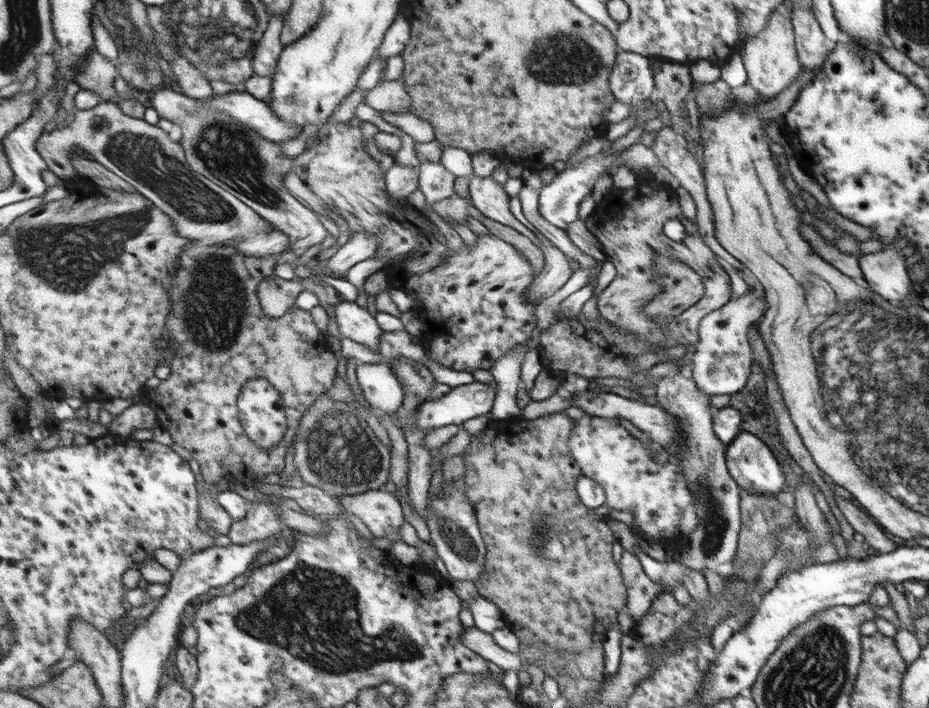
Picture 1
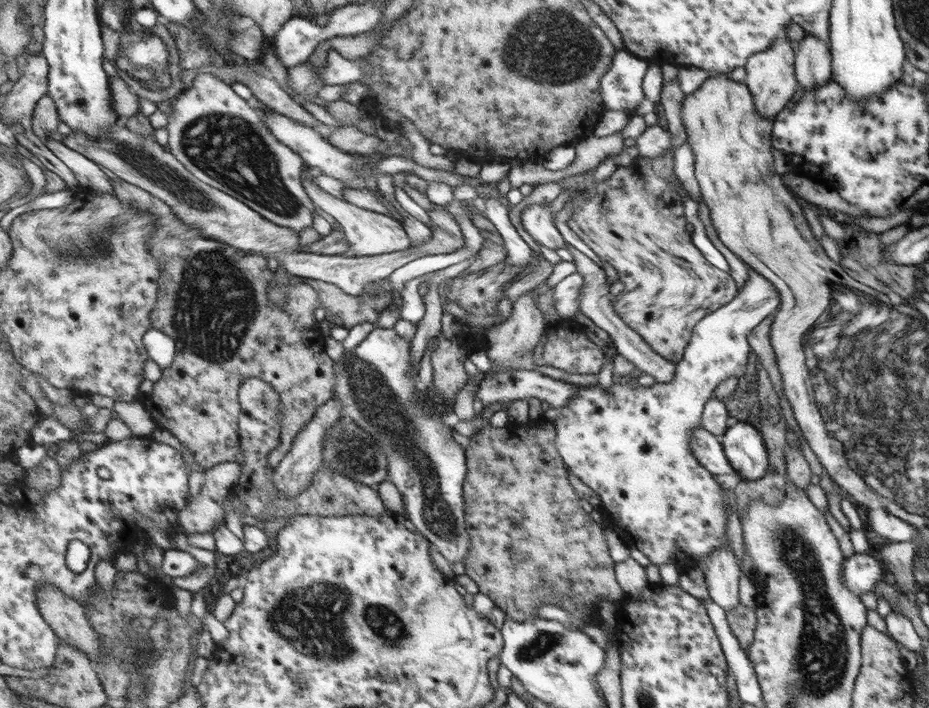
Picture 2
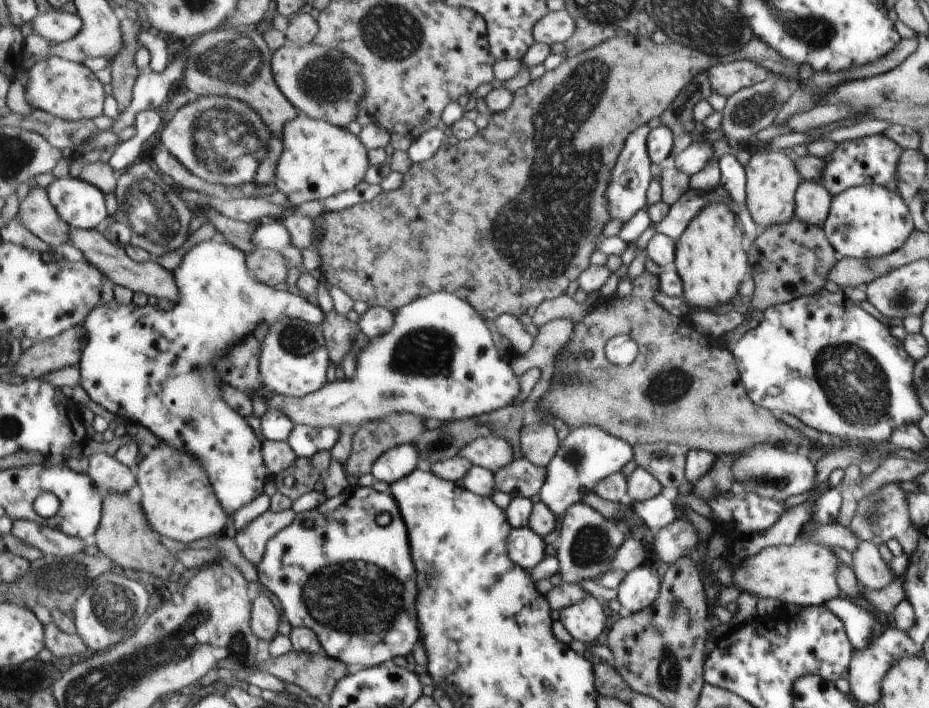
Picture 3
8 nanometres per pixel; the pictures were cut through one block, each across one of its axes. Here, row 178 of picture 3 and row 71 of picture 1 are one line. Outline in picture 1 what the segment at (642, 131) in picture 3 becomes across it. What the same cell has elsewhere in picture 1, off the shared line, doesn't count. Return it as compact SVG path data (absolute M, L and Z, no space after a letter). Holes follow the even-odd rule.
M620 51L618 60L611 70L610 87L616 101L629 104L633 108L632 114L622 122L606 125L603 134L613 142L635 126L637 111L643 108L642 103L650 98L654 90L655 74L648 57L635 52Z

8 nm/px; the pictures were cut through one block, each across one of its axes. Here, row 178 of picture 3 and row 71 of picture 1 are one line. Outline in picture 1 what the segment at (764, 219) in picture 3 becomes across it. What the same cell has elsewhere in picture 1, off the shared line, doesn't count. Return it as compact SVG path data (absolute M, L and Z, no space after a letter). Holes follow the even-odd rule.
M773 10L768 25L757 36L751 36L740 50L743 65L747 70L747 82L757 94L767 101L779 96L796 82L804 69L799 61L798 48L795 46L794 24L786 10Z

